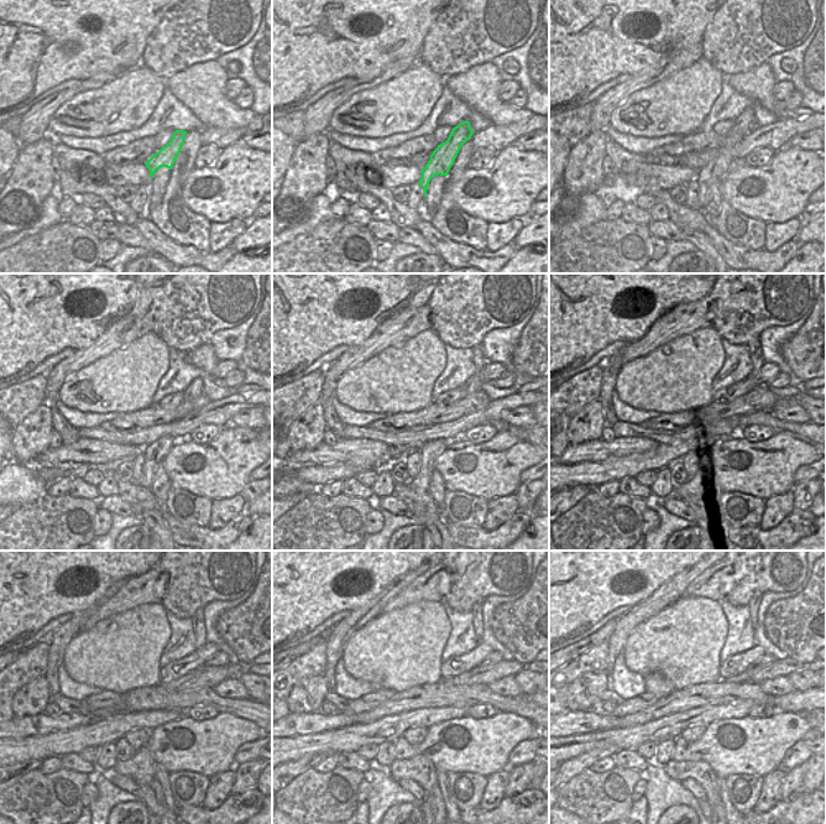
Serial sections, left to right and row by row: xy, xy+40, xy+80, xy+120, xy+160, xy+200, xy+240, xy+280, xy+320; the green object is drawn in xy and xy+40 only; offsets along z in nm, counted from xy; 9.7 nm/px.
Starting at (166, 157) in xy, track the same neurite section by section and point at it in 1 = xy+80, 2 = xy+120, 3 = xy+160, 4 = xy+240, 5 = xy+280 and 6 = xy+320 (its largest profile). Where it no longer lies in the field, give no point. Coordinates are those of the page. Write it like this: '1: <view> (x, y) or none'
1: xy+80 (716, 168)
2: xy+120 (153, 453)
3: xy+160 (430, 450)
4: xy+240 (142, 766)
5: xy+280 (419, 768)
6: xy+320 (701, 772)

